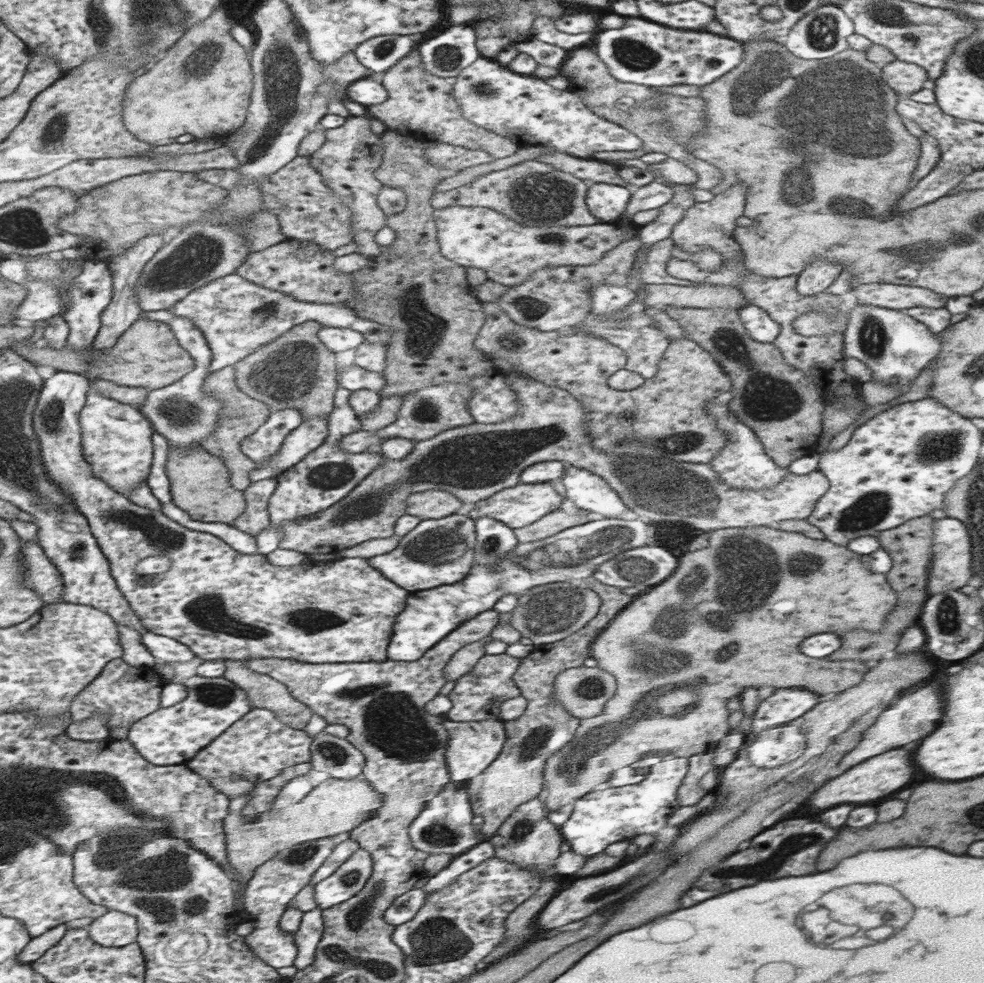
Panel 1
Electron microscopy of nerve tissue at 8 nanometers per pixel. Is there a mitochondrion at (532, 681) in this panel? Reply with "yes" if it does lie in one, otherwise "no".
no

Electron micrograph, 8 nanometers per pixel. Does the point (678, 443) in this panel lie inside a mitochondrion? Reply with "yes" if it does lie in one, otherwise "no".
yes

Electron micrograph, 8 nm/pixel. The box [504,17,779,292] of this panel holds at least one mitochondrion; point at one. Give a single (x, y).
(630, 53)

